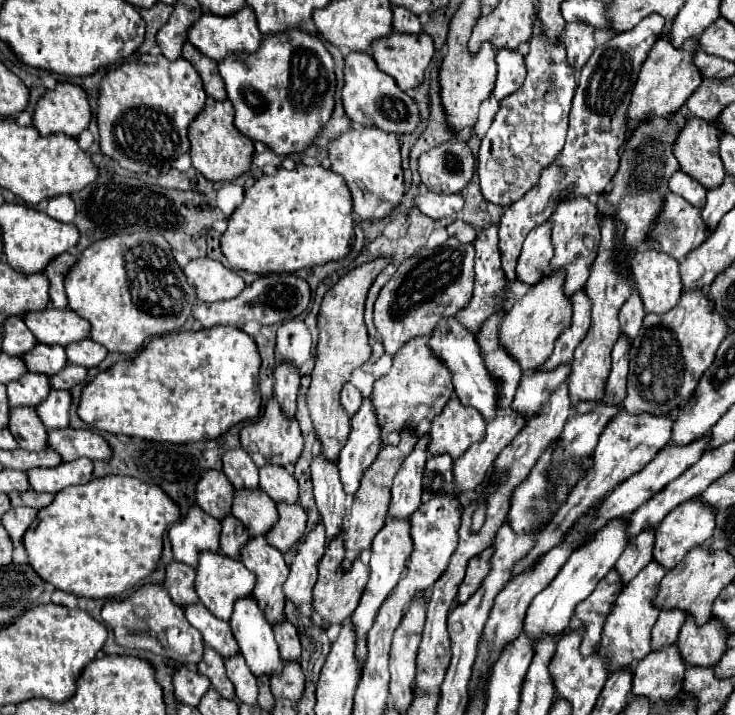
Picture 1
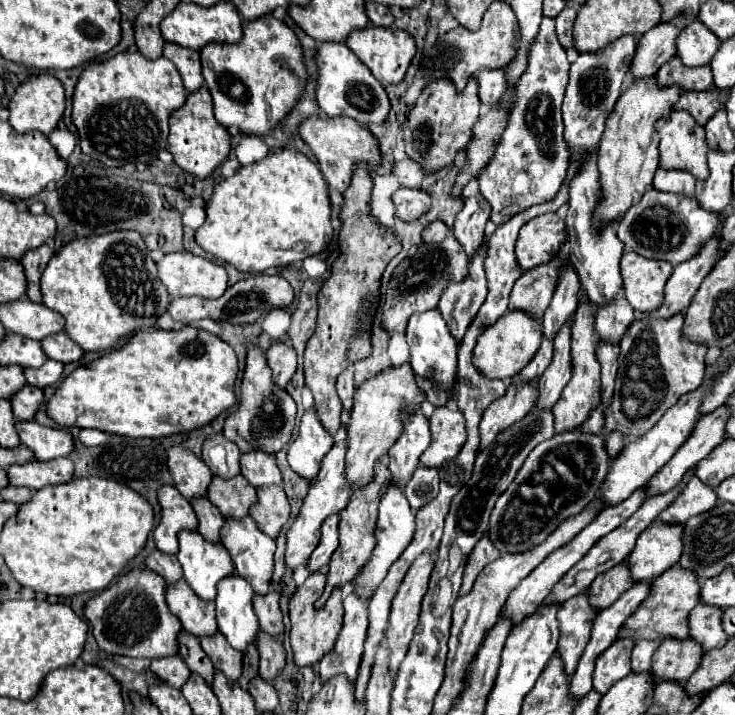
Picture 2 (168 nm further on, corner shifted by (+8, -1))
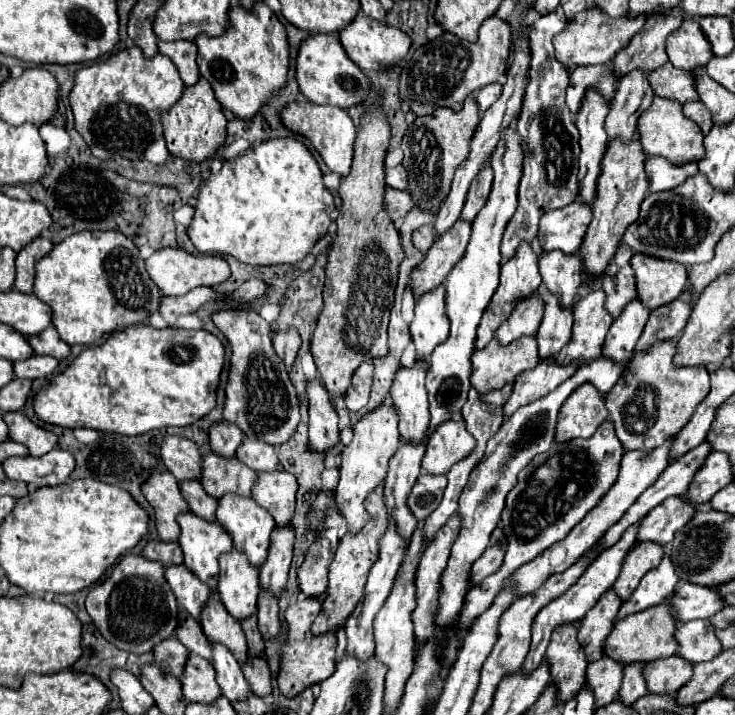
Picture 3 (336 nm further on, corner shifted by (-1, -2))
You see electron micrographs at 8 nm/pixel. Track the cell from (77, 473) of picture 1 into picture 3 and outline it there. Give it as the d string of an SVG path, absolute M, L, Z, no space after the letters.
M52 449L42 457L14 457L2 463L8 479L24 481L32 487L58 485L68 481L74 471L74 457L64 449Z

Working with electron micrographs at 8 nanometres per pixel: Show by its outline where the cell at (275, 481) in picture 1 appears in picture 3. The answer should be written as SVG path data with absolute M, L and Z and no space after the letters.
M246 439L242 447L238 447L238 459L246 463L254 471L276 471L278 469L278 455L276 449L260 439Z

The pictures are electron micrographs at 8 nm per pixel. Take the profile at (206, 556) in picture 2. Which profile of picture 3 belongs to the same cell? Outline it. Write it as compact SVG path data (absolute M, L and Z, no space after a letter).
M192 511L178 517L178 543L184 551L184 565L208 587L218 585L218 557L232 549L228 531L218 521L206 521Z

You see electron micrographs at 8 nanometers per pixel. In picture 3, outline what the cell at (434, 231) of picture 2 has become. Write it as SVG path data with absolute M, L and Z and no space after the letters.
M422 225L420 229L416 229L414 233L412 233L412 243L414 243L414 247L418 249L418 251L422 251L422 253L426 253L430 247L432 247L432 243L434 243L434 229L432 229L432 225Z

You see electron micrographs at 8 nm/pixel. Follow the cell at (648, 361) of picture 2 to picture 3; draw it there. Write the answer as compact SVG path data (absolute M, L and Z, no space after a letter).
M658 341L648 353L636 355L626 375L622 375L622 379L614 385L610 395L606 395L606 409L610 411L610 419L614 421L616 435L624 451L652 451L660 447L668 437L678 435L678 431L688 423L698 403L706 397L706 391L710 391L710 377L704 367L674 367L674 343L676 341Z

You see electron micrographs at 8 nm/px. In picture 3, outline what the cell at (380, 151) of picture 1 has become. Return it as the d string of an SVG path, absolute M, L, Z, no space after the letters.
M292 101L280 109L280 119L286 129L310 139L310 143L320 153L320 157L324 159L330 171L338 175L348 175L350 165L352 165L352 145L356 139L356 127L344 109L322 107L310 101Z

